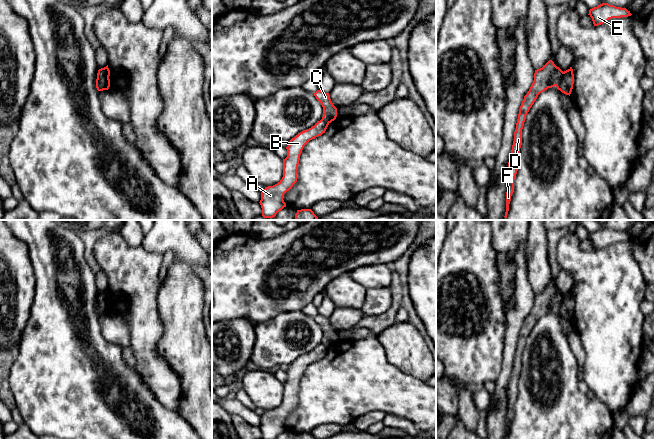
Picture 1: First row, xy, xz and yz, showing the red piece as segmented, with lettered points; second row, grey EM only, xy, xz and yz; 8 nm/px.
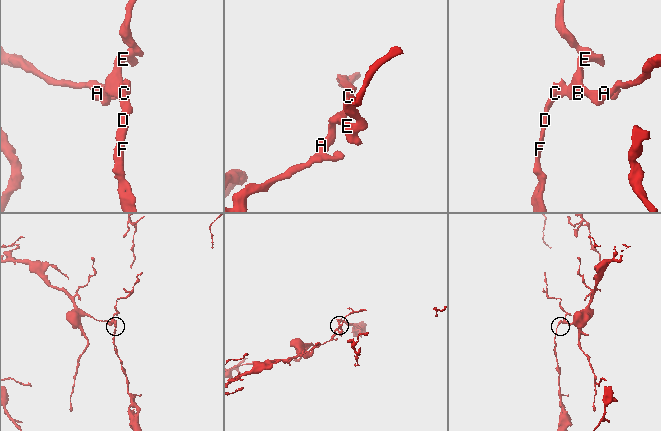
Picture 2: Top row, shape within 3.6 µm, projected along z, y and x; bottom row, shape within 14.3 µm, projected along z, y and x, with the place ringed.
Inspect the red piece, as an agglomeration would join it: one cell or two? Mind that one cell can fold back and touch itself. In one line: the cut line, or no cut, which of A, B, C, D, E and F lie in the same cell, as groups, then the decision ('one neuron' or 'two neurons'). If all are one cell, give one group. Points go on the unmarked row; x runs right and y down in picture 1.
cut in yz along (563, 296), (559, 313); A B E / C D F; two neurons

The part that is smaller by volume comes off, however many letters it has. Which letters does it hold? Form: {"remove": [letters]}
{"remove": ["C", "D", "F"]}

